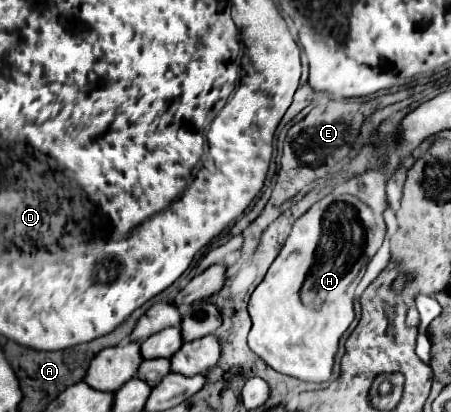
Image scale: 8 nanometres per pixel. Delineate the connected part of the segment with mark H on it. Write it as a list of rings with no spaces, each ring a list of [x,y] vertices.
[[[383,159],[379,165],[337,185],[333,193],[317,201],[307,213],[303,213],[295,221],[277,259],[273,261],[263,281],[253,291],[249,301],[249,315],[253,319],[253,327],[249,333],[249,347],[275,371],[305,381],[327,381],[331,377],[339,337],[347,331],[347,327],[355,319],[353,309],[355,287],[365,275],[367,263],[371,261],[371,257],[377,253],[377,249],[385,239],[383,211],[387,209],[387,181],[389,181],[389,167],[387,159]]]

